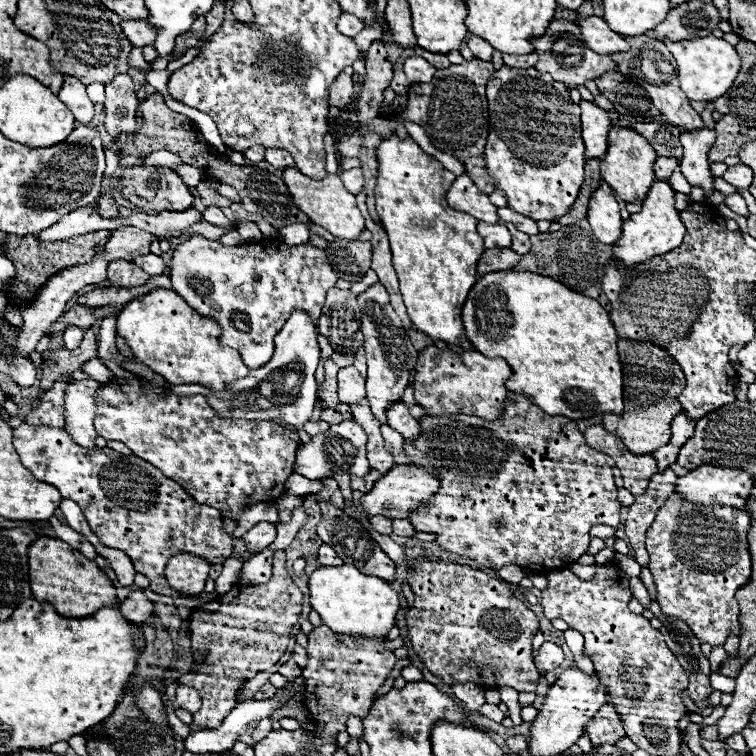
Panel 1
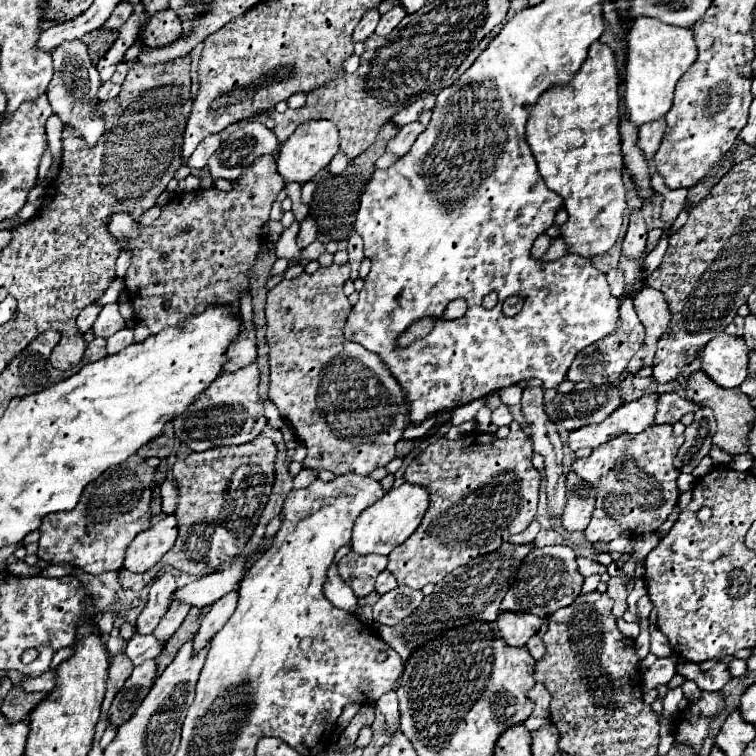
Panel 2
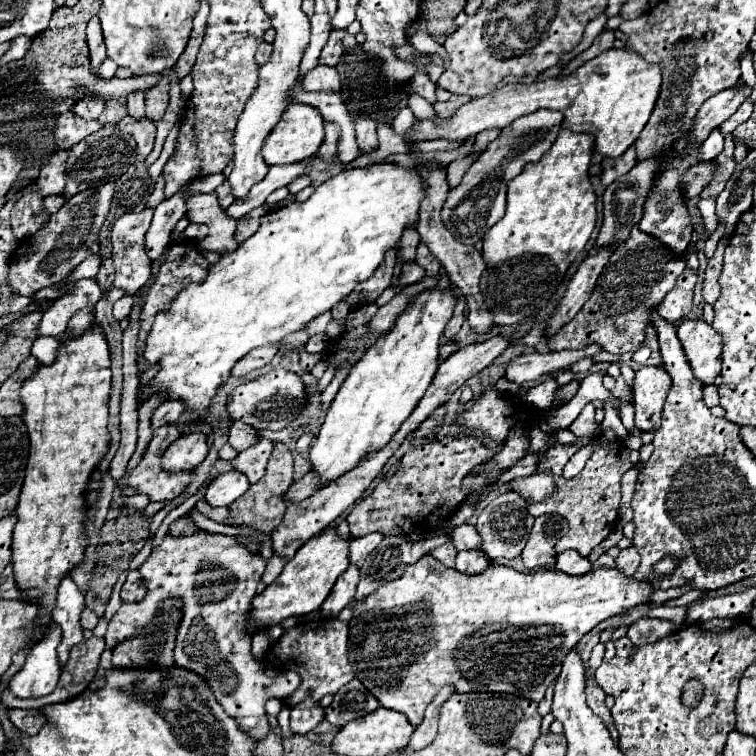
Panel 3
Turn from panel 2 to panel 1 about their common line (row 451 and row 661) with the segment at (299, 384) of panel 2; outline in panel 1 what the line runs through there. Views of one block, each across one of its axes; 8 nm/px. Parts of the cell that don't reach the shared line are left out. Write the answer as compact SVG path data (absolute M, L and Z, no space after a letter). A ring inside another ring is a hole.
M320 624L316 628L312 628L312 632L308 634L308 664L302 670L302 676L306 678L306 686L304 686L304 698L306 698L306 706L310 710L310 716L314 720L314 728L310 730L316 738L320 738L326 744L336 744L336 736L340 732L346 730L346 722L350 716L358 716L358 718L366 718L370 712L370 706L374 702L374 694L378 692L378 688L384 684L384 680L388 678L388 674L394 668L396 656L392 650L384 648L386 638L366 638L366 636L348 636L348 634L336 634L332 630L328 630L326 624Z

